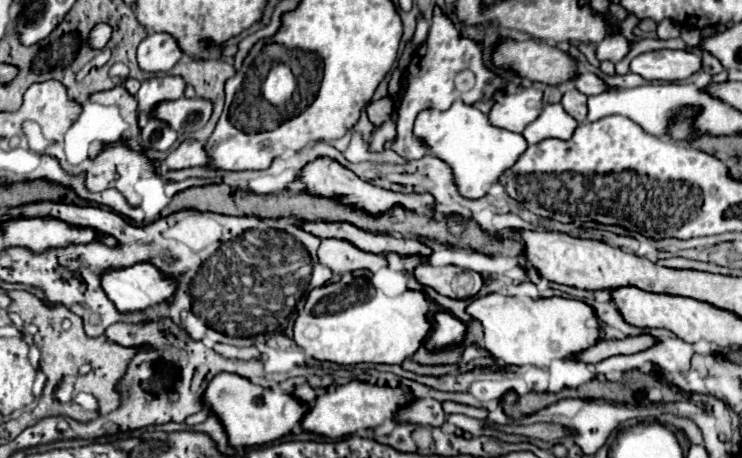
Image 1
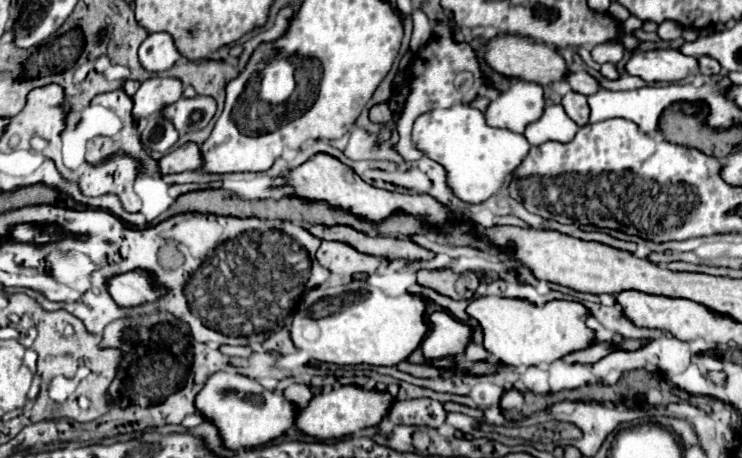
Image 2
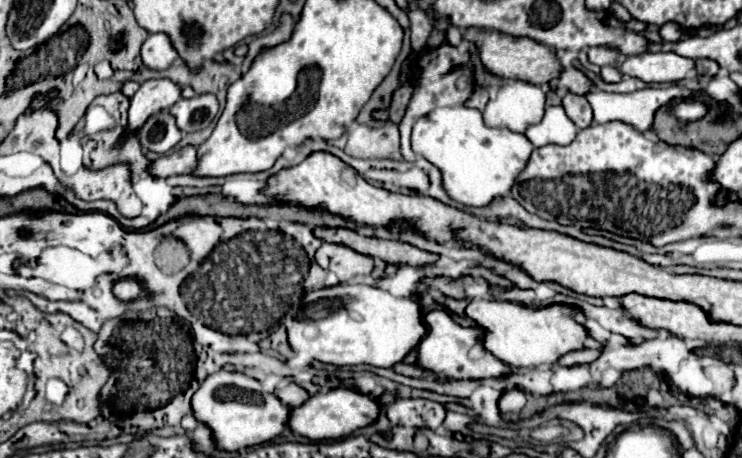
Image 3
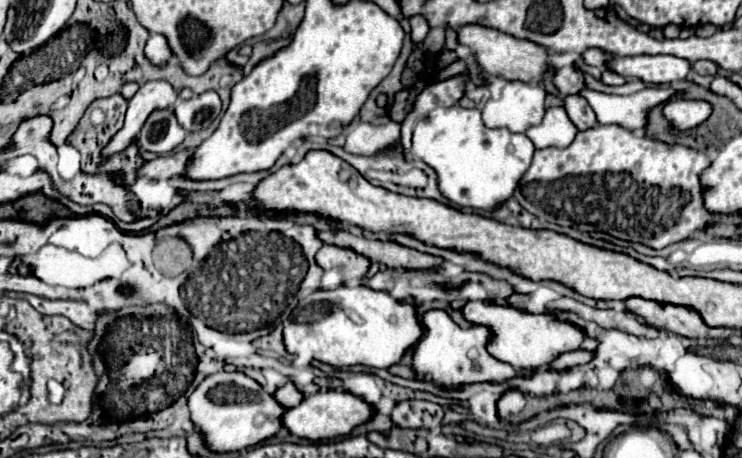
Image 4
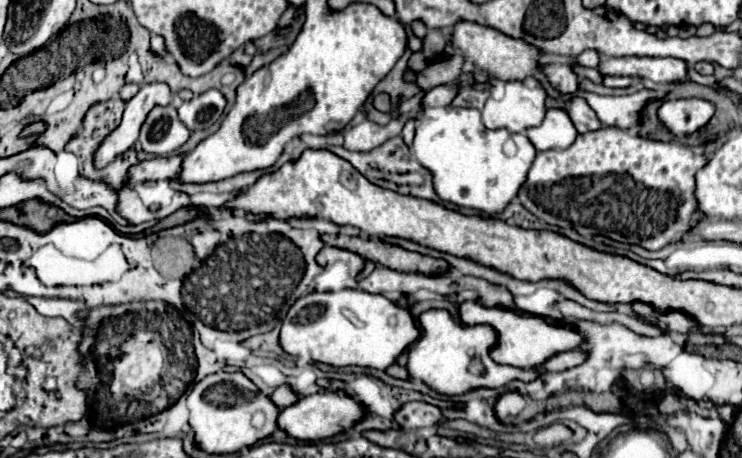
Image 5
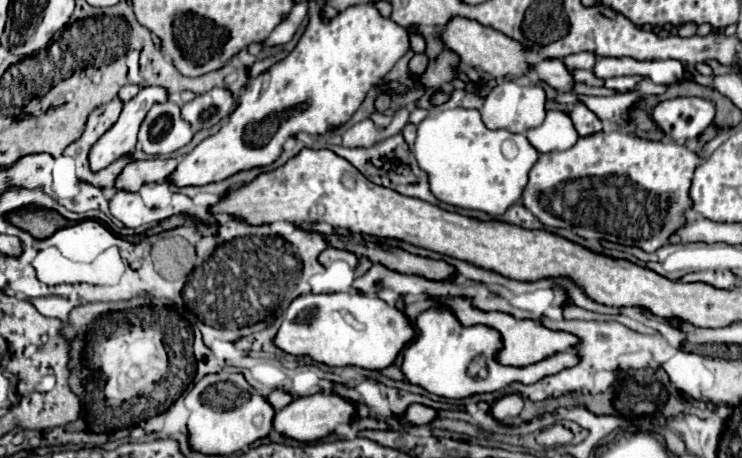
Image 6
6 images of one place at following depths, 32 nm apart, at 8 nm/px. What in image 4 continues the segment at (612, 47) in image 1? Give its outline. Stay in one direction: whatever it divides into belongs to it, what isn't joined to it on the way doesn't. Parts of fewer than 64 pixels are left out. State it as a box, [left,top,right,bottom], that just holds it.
[582,48,608,68]

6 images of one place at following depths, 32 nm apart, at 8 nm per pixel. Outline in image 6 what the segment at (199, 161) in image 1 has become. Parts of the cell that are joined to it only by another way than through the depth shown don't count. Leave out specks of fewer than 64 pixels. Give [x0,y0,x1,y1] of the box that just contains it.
[116,158,178,192]

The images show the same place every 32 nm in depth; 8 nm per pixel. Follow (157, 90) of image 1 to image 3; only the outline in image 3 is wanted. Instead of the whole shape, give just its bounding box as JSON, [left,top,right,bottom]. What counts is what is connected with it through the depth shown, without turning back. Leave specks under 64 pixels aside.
[122,80,180,142]

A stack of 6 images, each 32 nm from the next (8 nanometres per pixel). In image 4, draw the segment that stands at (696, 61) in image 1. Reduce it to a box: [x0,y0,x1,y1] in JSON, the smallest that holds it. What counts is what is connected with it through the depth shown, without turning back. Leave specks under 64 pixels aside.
[606,56,688,84]

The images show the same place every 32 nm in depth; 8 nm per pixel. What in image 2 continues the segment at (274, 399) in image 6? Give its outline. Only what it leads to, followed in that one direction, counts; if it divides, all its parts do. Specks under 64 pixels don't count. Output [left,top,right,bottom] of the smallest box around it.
[282,384,312,408]

